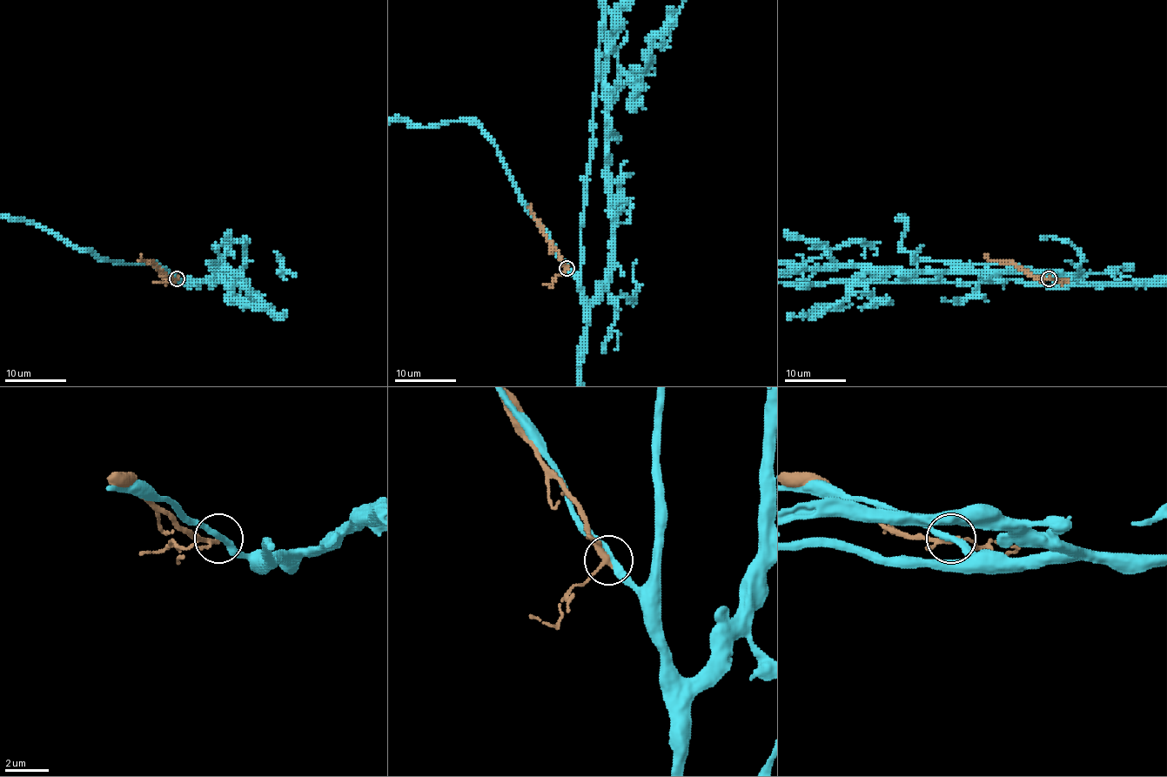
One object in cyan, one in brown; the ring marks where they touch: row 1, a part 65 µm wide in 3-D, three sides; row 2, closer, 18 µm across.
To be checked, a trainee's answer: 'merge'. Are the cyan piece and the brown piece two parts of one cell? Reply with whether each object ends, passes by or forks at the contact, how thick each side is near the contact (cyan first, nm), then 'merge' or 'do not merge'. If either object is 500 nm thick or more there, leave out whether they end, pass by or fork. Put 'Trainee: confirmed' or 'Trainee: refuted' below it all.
cyan passes by | brown passes by | 280/200 nm | do not merge
Trainee: refuted

